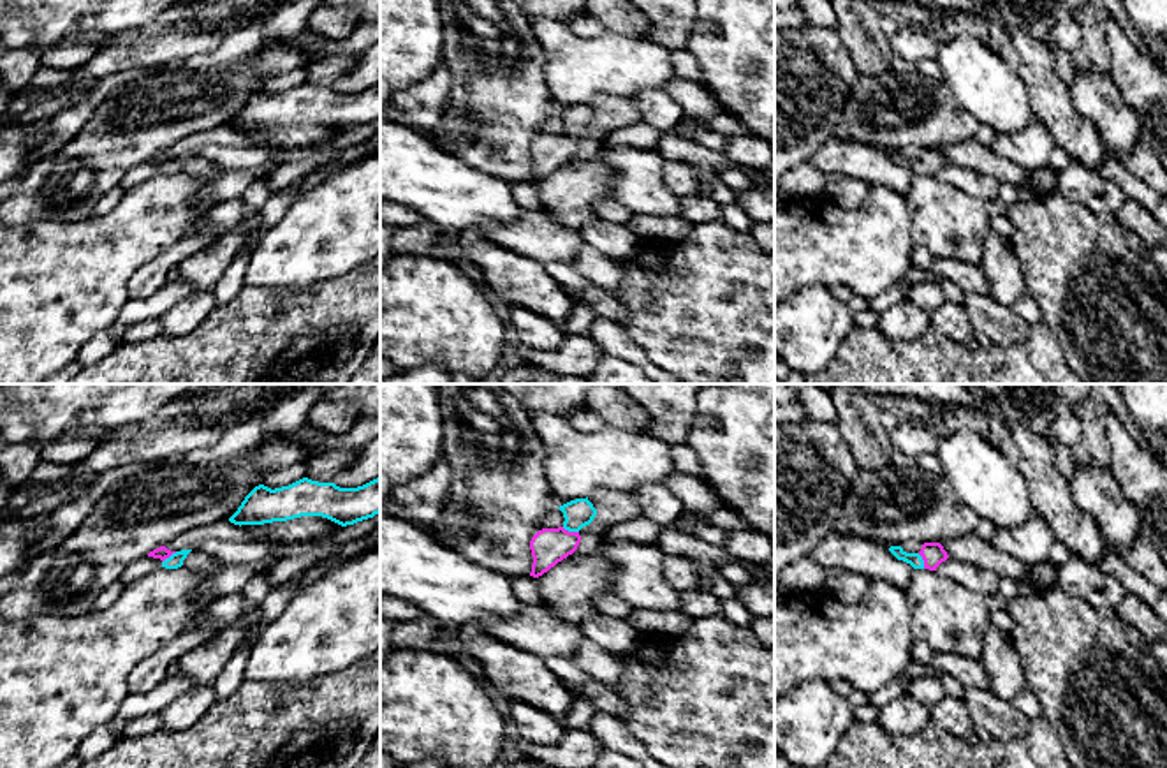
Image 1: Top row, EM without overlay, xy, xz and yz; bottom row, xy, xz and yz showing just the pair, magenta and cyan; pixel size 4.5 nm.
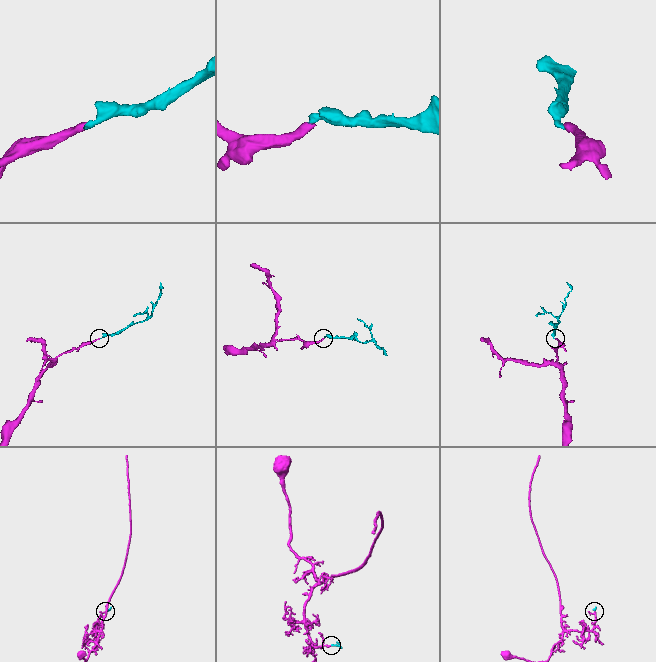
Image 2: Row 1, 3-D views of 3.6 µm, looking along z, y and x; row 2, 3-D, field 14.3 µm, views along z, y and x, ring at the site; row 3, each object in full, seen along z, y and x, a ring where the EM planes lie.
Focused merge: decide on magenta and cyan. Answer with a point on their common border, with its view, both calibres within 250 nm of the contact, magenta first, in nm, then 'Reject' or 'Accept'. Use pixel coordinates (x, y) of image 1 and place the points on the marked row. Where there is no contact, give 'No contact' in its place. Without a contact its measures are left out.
Touches magenta at xz (571, 532). Thickness 160 nm (magenta) against 130 nm. Accept

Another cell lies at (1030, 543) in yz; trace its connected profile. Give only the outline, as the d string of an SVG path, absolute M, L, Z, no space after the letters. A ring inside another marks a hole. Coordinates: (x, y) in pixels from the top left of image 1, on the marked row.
M1033 513L1016 528L996 528L991 543L995 548L1016 557L1019 562L1030 567L1047 560L1047 553L1054 539L1042 516Z

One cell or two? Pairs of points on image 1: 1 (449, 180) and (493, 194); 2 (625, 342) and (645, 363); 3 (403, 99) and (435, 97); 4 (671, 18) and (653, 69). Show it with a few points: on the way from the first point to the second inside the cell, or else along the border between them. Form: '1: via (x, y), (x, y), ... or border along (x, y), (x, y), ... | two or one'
1: via (460, 187), (472, 187), (483, 194) | one
2: via (629, 347), (639, 358) | one
3: via (411, 99), (428, 97) | one
4: border along (648, 36), (669, 51) | two

